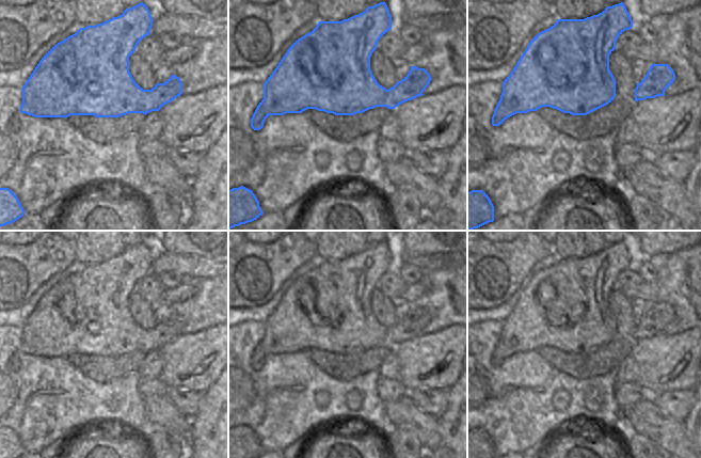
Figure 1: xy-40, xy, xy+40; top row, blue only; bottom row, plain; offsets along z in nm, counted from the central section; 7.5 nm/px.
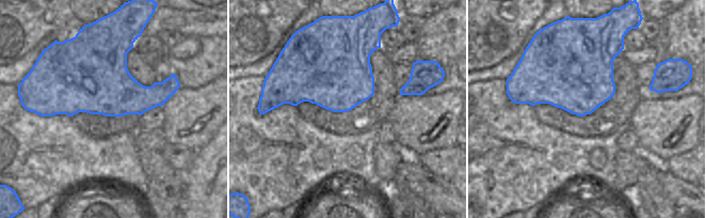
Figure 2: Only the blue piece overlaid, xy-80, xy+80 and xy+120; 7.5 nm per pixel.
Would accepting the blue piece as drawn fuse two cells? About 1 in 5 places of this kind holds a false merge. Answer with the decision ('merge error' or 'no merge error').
no merge error

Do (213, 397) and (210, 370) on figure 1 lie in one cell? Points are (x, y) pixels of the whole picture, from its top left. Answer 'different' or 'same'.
different

